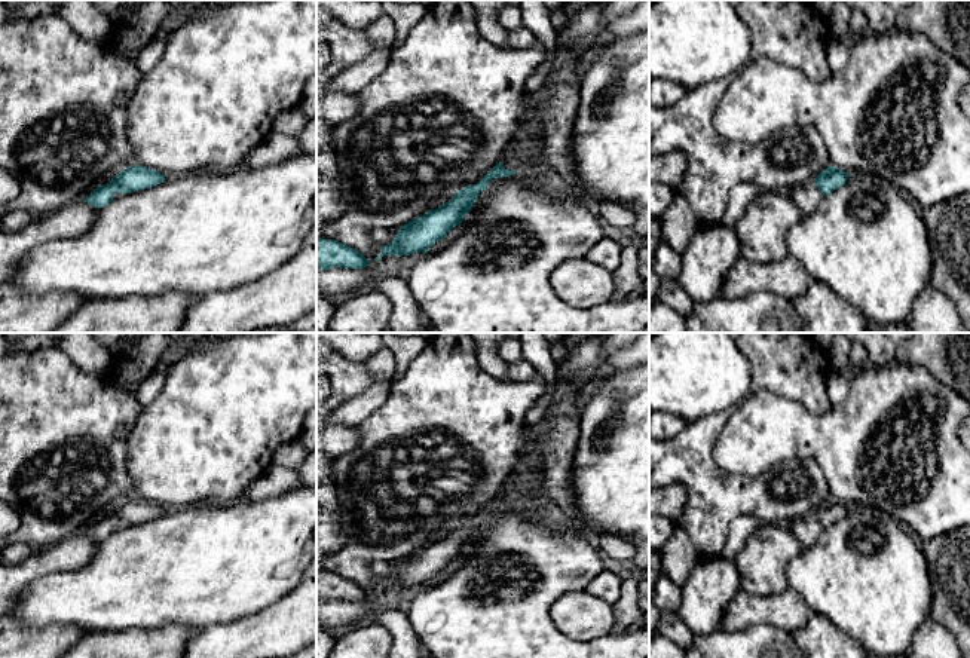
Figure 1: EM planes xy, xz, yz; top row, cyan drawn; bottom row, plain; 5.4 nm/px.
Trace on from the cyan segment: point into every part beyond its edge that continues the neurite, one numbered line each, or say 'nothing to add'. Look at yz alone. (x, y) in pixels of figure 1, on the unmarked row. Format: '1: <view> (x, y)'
1: yz (807, 529)

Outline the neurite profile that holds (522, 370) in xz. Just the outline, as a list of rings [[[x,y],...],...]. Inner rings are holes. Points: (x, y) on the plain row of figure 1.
[[[526,359],[508,364],[508,376],[511,380],[529,380],[533,379],[536,374],[536,368]]]

